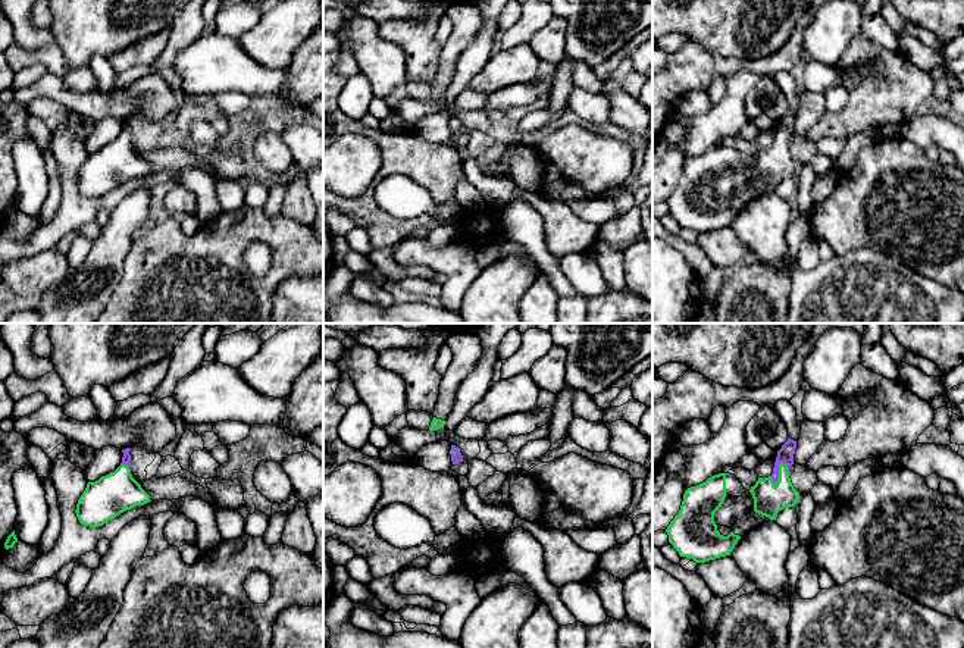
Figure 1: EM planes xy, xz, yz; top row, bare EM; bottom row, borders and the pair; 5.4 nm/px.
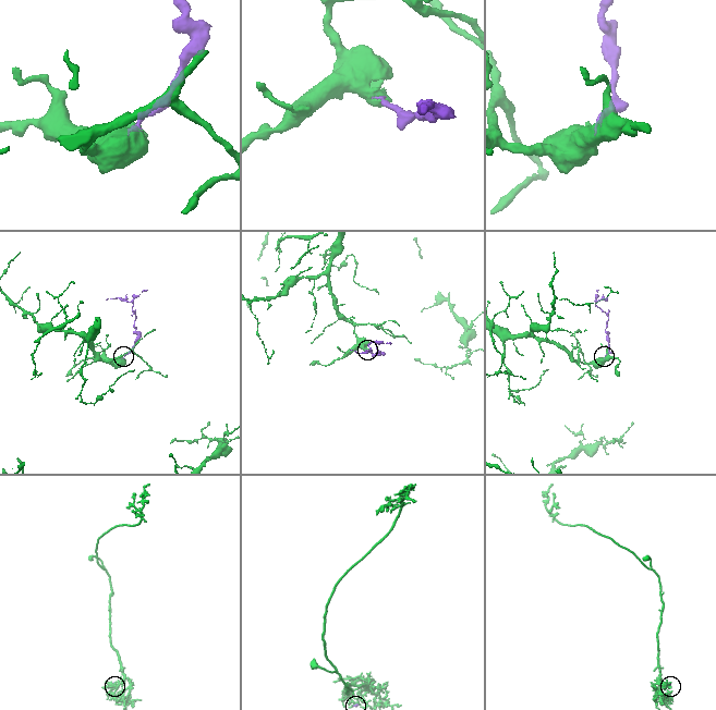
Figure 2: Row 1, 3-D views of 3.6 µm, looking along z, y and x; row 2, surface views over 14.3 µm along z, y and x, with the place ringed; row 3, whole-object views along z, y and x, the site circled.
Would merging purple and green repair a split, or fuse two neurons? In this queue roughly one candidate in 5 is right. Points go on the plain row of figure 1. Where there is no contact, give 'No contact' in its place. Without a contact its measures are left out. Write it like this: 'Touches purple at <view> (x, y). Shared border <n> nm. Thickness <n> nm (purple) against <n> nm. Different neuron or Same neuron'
Touches purple at yz (778, 146). Shared border 150 nm. Thickness 90 nm (purple) against 170 nm. Same neuron

